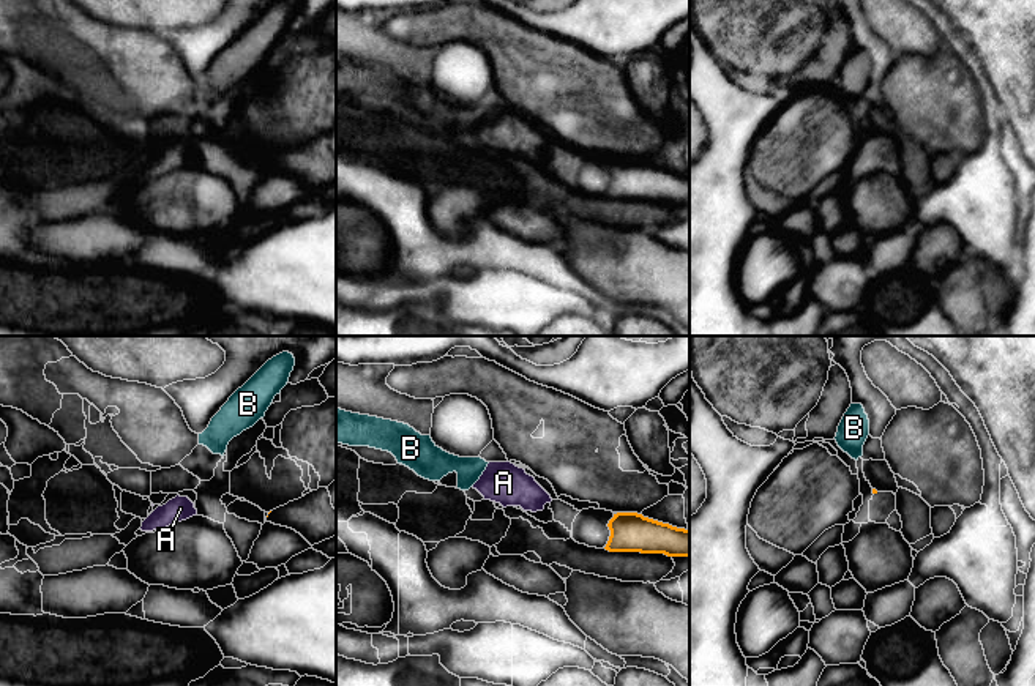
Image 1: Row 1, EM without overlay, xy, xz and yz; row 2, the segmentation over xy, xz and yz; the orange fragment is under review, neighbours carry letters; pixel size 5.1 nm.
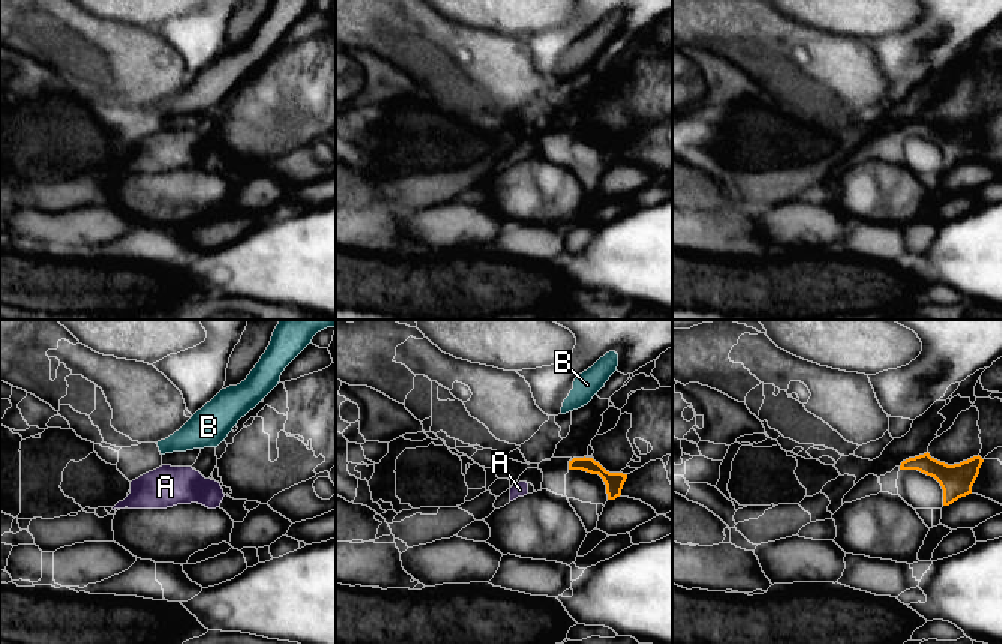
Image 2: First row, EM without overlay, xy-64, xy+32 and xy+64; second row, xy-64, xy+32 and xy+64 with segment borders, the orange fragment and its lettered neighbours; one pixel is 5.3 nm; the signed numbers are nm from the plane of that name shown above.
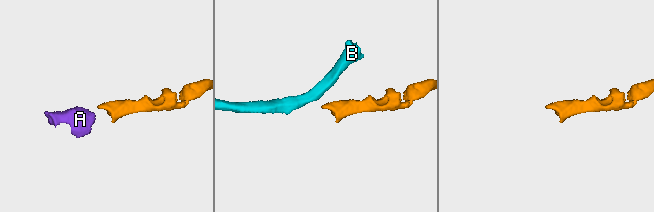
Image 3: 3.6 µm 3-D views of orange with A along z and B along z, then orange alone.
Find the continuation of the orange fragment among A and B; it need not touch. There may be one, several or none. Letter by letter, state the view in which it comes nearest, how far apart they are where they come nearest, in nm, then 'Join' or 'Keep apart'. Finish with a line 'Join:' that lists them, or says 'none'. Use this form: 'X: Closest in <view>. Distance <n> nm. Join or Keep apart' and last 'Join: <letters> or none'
A: Closest in xz. Distance 320 nm. Join
B: Closest in xz. Distance 700 nm. Keep apart
Join: A

